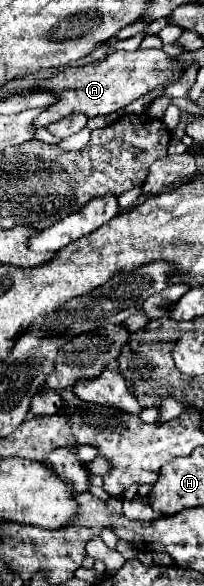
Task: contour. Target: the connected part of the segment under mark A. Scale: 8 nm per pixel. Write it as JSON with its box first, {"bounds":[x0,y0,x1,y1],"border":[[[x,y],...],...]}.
{"bounds":[33,49,183,127],"border":[[[137,49],[137,51],[117,51],[109,55],[105,61],[89,63],[83,67],[67,67],[55,75],[41,79],[35,91],[51,93],[57,101],[49,105],[33,123],[33,127],[47,127],[71,113],[83,113],[89,119],[95,115],[109,115],[125,105],[133,103],[141,95],[153,91],[161,83],[179,81],[183,71],[171,63],[171,57],[161,49]]]}

